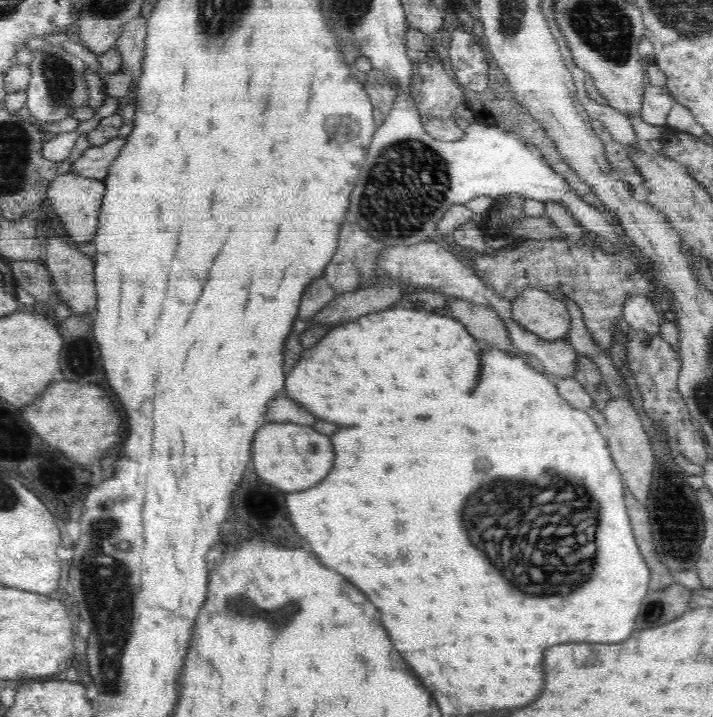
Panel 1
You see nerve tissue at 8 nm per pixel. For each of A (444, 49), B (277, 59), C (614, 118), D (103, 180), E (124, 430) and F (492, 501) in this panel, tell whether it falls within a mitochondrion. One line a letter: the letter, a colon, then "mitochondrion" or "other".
A: other
B: other
C: other
D: other
E: other
F: mitochondrion

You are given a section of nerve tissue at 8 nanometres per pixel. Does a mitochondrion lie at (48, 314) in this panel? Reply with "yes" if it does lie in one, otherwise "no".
no

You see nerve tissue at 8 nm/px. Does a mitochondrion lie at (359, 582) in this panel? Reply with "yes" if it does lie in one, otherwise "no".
no

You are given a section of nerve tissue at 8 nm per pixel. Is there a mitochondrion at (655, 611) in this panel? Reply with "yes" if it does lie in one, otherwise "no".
yes

